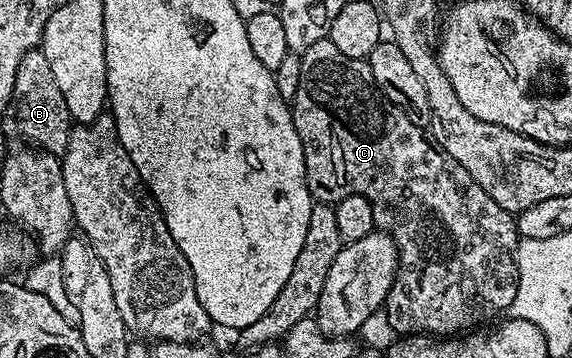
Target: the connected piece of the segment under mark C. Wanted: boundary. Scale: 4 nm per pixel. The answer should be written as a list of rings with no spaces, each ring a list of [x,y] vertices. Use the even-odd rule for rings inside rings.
[[[324,39],[313,43],[299,57],[299,82],[295,92],[295,100],[290,102],[291,118],[297,127],[297,135],[301,135],[301,147],[305,155],[305,179],[307,189],[312,198],[319,203],[337,203],[345,199],[348,192],[360,193],[373,207],[373,219],[376,230],[388,233],[395,241],[395,246],[399,248],[399,259],[395,271],[395,281],[391,284],[391,290],[385,302],[385,310],[388,313],[389,322],[399,335],[459,335],[464,331],[474,330],[482,321],[487,321],[490,317],[498,318],[499,312],[510,310],[513,303],[513,295],[517,293],[517,283],[515,282],[515,246],[519,244],[521,238],[517,228],[517,221],[507,210],[502,209],[495,200],[487,194],[481,186],[457,163],[457,159],[450,157],[447,152],[440,149],[438,144],[425,132],[424,126],[414,125],[375,85],[373,71],[369,71],[366,60],[353,59],[345,55],[338,47],[333,47],[329,39]]]

